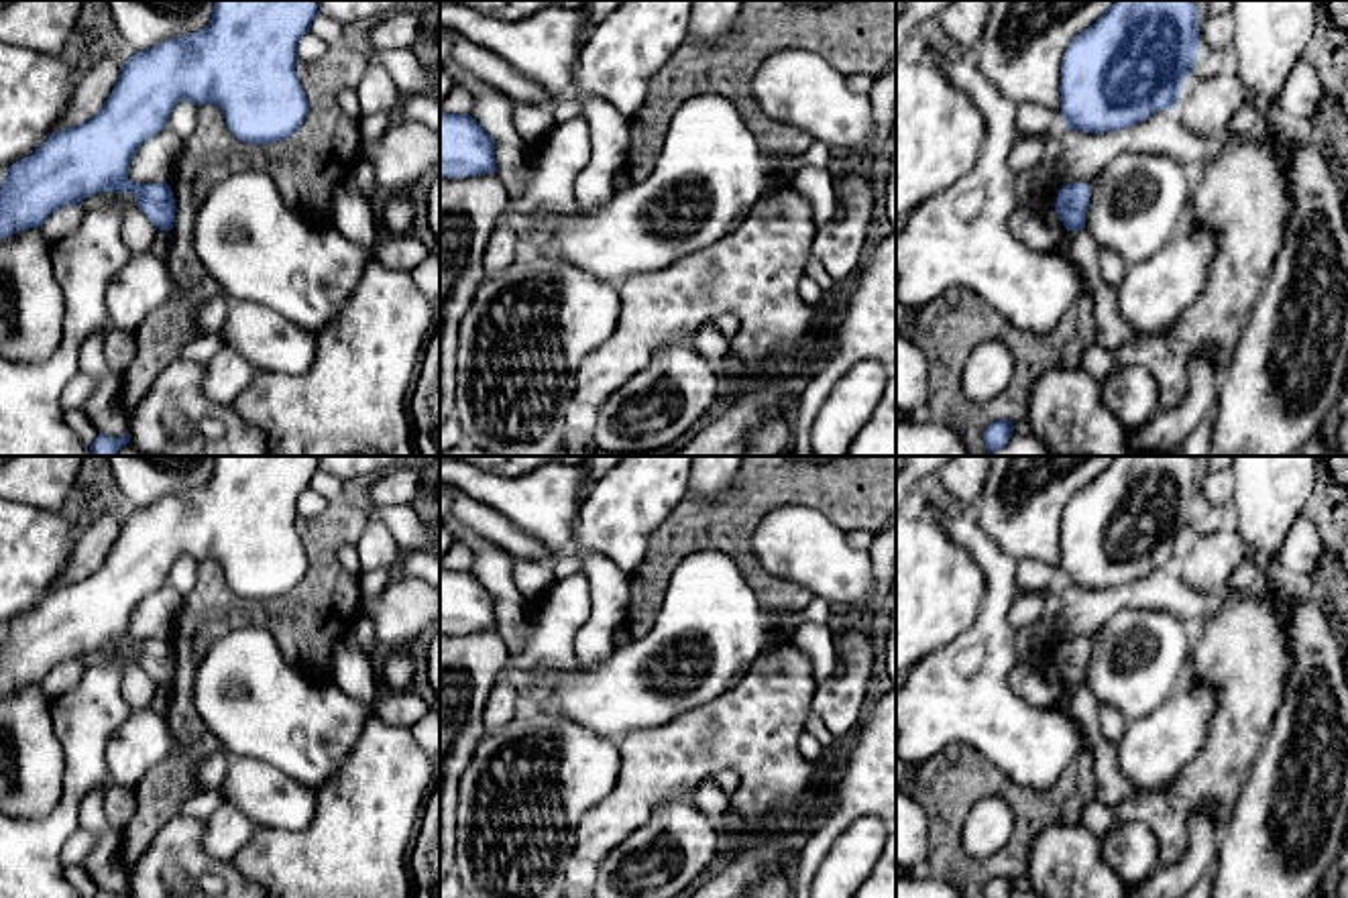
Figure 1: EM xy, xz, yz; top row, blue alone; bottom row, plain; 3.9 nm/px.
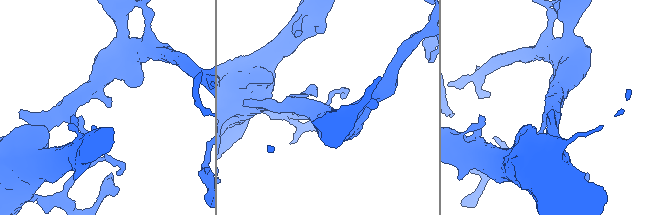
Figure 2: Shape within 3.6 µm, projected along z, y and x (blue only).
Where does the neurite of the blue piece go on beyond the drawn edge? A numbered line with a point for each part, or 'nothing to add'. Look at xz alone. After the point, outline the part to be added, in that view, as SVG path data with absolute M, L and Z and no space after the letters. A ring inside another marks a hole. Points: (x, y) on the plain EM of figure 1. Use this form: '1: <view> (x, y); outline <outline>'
nothing to add

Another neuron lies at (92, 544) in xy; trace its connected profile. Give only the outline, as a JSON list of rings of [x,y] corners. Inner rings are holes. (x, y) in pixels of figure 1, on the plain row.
[[[102,513],[90,525],[86,525],[75,536],[75,546],[71,550],[69,562],[65,564],[65,570],[55,588],[94,574],[112,550],[118,531],[120,519],[116,513]]]

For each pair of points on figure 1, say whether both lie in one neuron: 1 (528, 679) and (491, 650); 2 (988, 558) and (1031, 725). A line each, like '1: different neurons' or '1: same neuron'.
1: different neurons
2: same neuron

